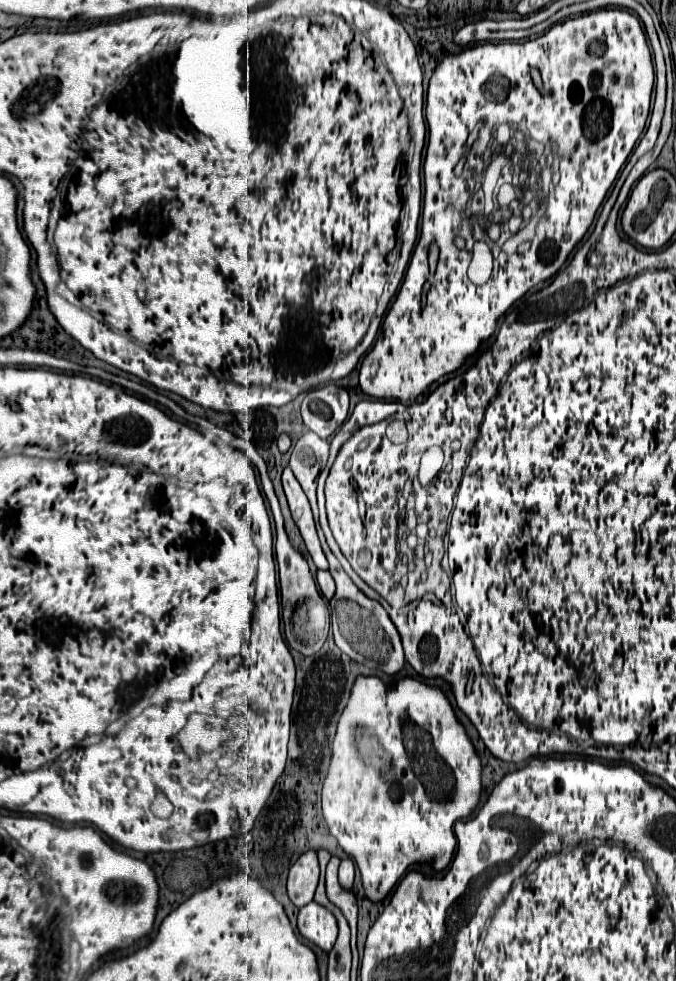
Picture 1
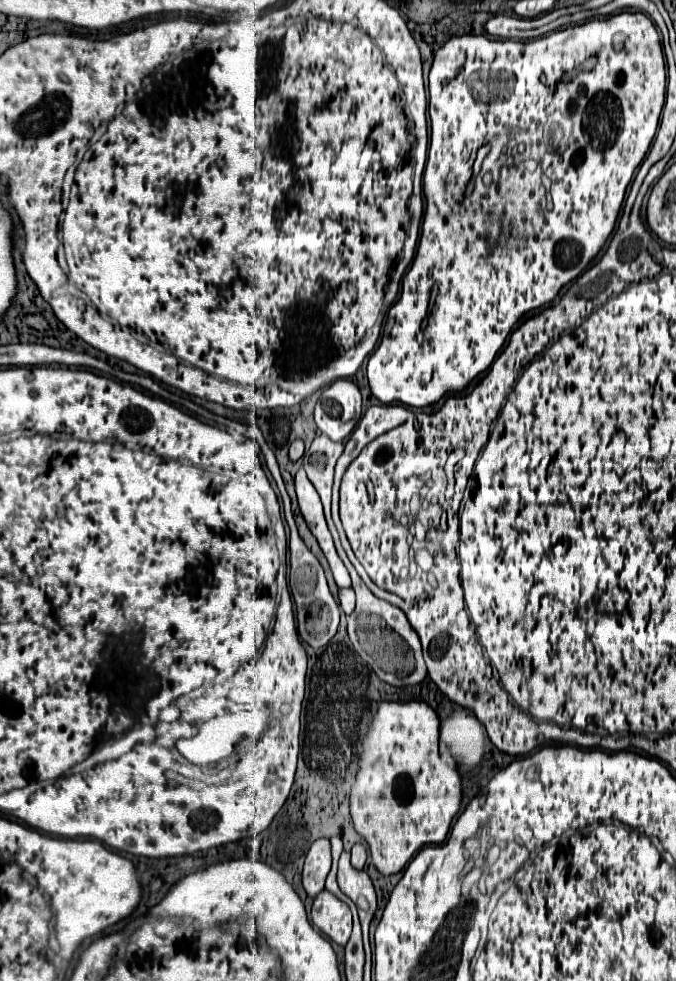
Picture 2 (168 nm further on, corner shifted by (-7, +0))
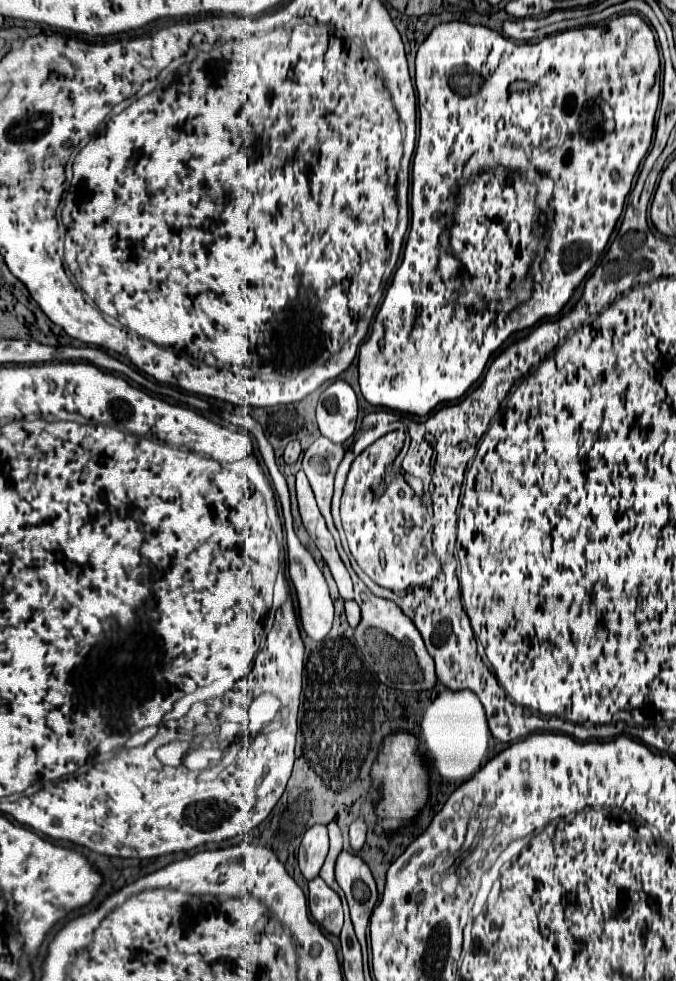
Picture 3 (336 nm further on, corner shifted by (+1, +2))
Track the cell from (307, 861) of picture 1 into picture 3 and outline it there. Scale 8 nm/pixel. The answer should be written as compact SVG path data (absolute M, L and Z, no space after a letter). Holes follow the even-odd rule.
M326 825L310 827L304 833L302 843L300 843L300 851L298 851L300 871L308 881L318 877L320 867L326 859L326 853L328 853L328 829L326 829Z

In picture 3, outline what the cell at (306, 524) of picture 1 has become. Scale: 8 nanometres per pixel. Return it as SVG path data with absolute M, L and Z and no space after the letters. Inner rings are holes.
M298 471L296 475L296 495L298 495L298 505L300 505L300 515L302 515L302 523L308 531L308 535L314 539L316 547L320 549L326 565L330 567L332 571L332 577L334 581L338 583L338 589L340 589L340 595L344 601L348 599L354 599L354 591L352 591L352 579L350 579L350 573L348 569L344 567L338 551L336 551L336 543L334 543L334 537L330 535L328 527L326 527L326 521L316 505L316 499L314 499L314 493L312 493L312 487L304 475L304 471Z

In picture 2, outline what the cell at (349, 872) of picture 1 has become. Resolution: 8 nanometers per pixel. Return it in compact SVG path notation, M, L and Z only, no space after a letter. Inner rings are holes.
M356 843L350 851L352 855L352 865L354 869L364 869L364 863L366 863L366 847L362 843Z

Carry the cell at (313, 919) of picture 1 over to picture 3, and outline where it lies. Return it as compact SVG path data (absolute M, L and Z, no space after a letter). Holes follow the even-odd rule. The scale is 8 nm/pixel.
M316 877L308 883L310 887L310 897L308 897L308 907L312 917L318 921L320 927L326 931L340 935L344 922L344 914L340 897L334 889L330 889L322 877Z

